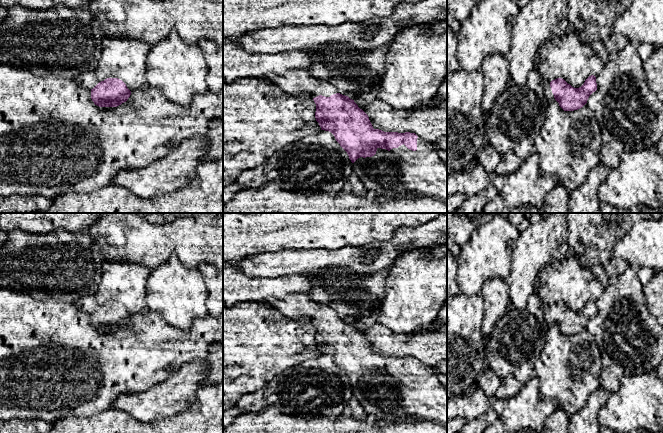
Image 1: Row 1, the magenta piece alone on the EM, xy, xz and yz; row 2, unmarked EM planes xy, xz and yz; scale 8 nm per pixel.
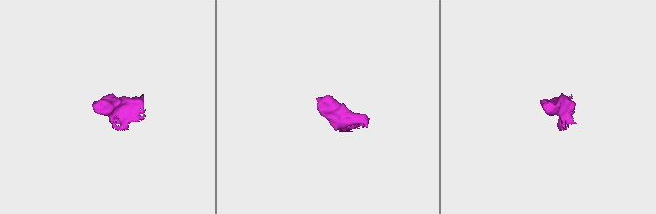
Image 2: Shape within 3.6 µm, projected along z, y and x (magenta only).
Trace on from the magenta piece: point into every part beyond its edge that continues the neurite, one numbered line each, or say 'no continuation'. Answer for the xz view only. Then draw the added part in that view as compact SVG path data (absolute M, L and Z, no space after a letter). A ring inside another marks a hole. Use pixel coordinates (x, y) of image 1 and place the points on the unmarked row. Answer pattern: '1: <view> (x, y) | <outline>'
1: xz (295, 305) | M291 294L285 298L269 297L267 303L288 317L307 316L312 322L319 319L330 321L338 317L335 310L313 301L309 294Z
2: xz (401, 396) | M417 362L417 374L412 375L404 368L390 375L377 372L376 378L372 381L360 381L352 387L353 398L365 409L369 418L374 421L431 421L447 427L447 387L440 383L439 377L433 367L422 362Z

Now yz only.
1: yz (548, 317) | M543 304L543 310L544 310L544 319L545 321L551 325L551 324L554 324L554 319L552 317L552 314L551 314L551 311L550 311L550 306L551 305L548 305L548 304Z

